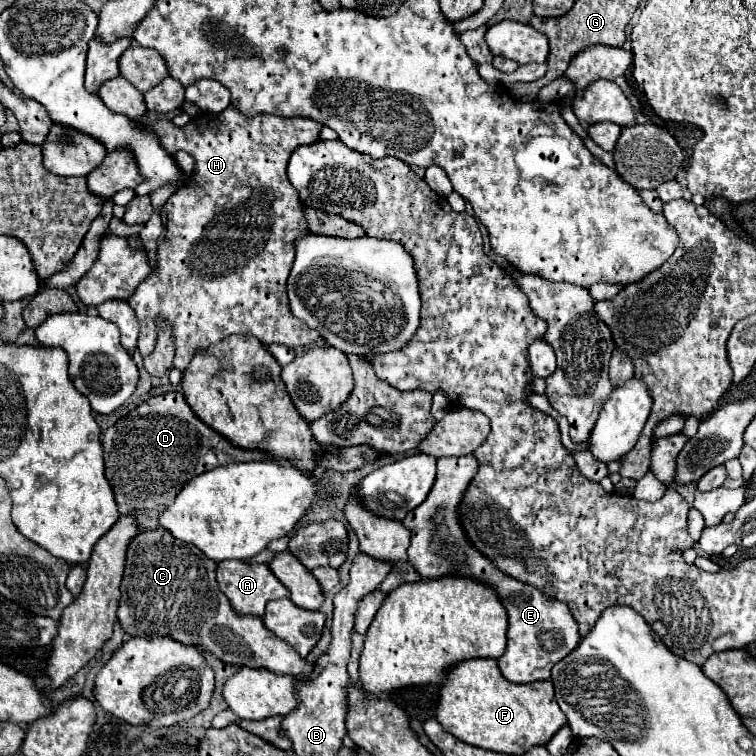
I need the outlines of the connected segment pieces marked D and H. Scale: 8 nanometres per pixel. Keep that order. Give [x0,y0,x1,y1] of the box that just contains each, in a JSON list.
[[103,391,275,531],[129,105,323,371]]

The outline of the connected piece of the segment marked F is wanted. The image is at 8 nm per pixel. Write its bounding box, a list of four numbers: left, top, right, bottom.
[437,659,567,755]

